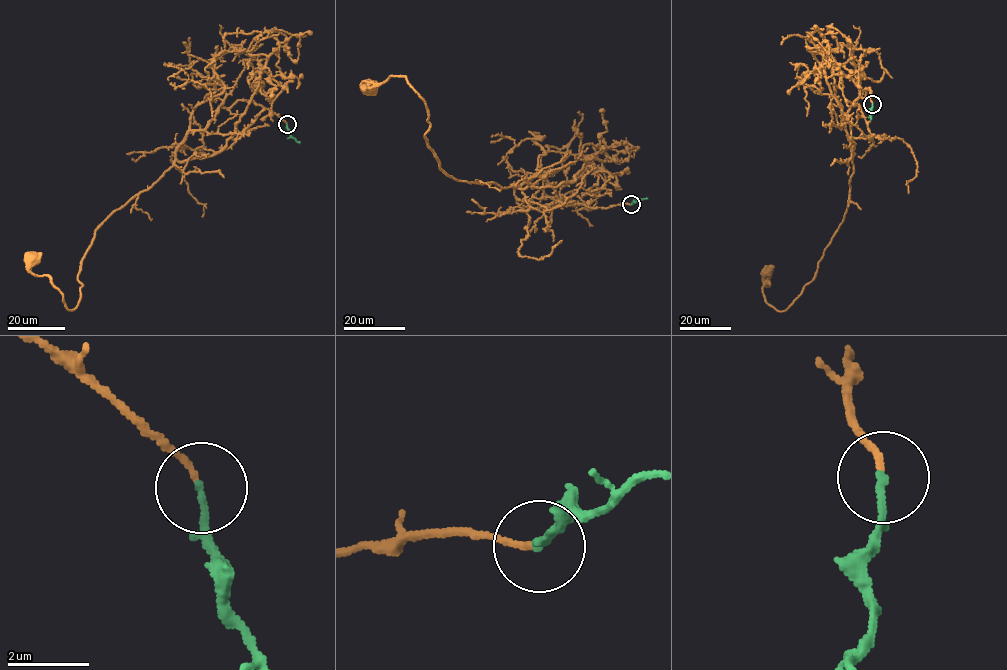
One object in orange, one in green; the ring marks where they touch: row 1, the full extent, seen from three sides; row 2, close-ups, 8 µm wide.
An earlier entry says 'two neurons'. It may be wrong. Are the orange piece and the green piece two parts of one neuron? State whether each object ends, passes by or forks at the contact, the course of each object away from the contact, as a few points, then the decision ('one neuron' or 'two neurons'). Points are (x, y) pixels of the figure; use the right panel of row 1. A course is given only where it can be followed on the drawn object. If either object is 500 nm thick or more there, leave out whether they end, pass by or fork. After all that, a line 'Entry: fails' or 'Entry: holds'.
orange ends; green ends; course orange (872, 103), (864, 89), (842, 119), (853, 156), (846, 212), (815, 276), (779, 311), (763, 292), (768, 273); course green (872, 104), (871, 119); one neuron
Entry: fails

